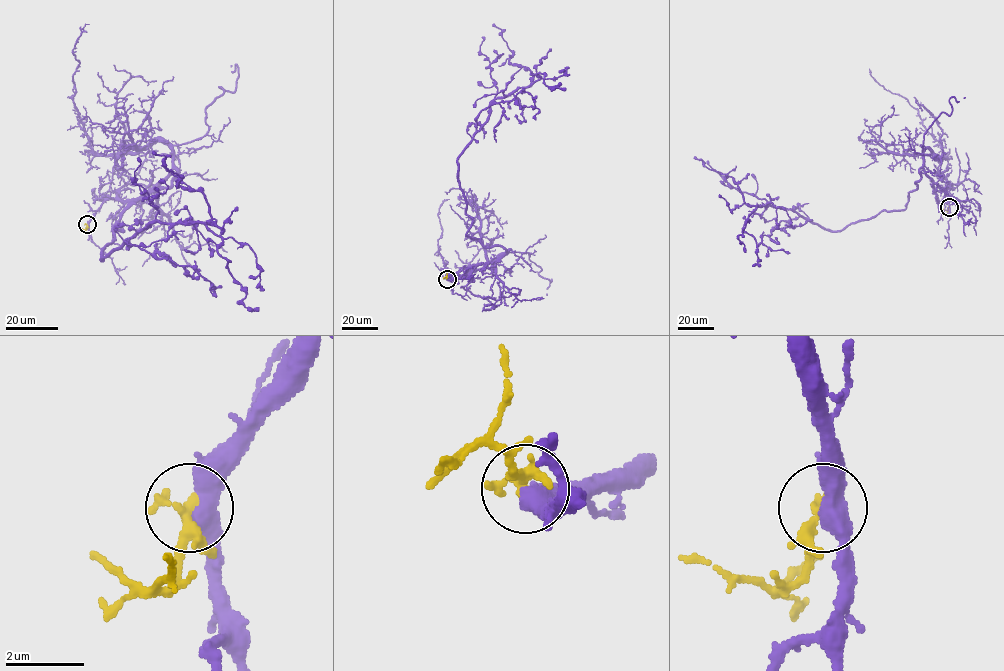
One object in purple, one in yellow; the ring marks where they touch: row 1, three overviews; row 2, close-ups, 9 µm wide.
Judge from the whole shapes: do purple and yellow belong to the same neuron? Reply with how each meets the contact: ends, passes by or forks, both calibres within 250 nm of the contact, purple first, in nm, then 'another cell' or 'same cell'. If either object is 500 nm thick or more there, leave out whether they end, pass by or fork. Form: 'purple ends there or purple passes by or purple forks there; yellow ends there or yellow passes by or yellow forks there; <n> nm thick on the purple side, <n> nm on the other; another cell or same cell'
550 nm thick on the purple side, 200 nm on the other; same cell

